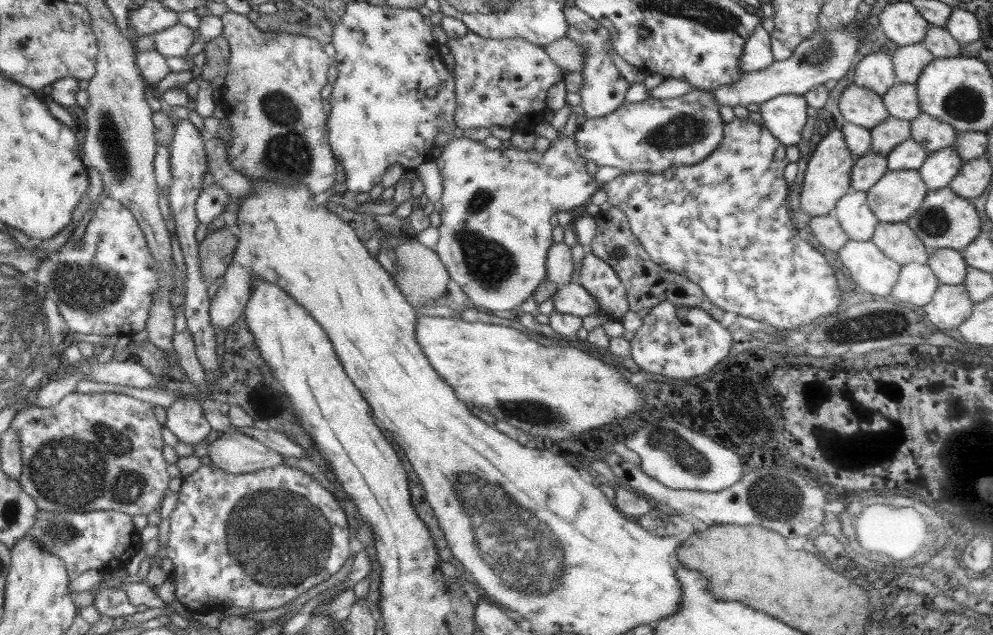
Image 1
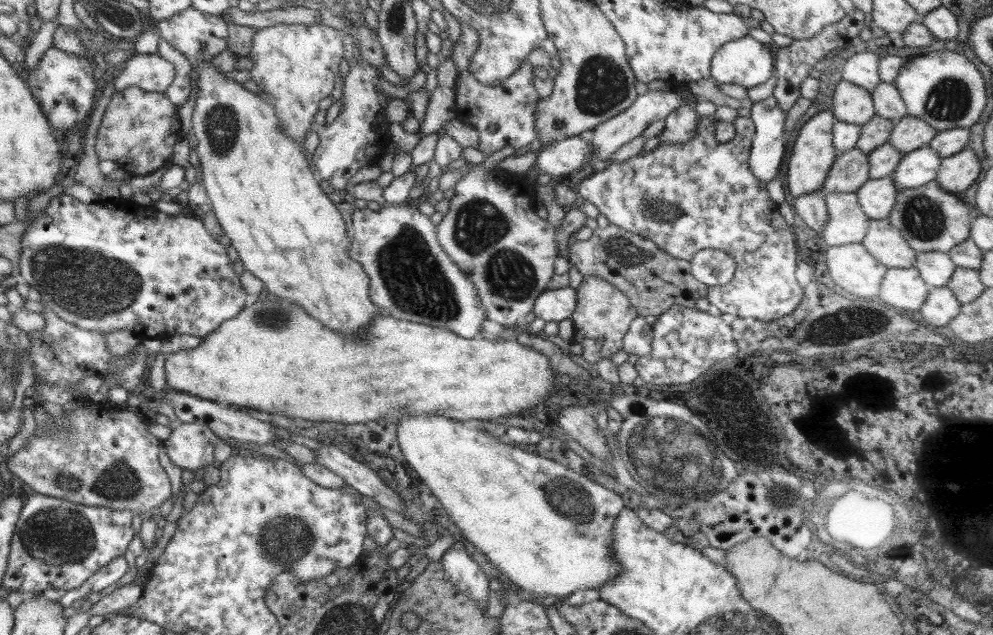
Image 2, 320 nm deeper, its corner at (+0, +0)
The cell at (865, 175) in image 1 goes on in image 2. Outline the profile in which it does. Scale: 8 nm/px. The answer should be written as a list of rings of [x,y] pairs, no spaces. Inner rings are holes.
[[[856,147],[838,153],[828,172],[828,180],[824,182],[824,189],[829,192],[856,193],[868,180],[870,180],[869,158]]]

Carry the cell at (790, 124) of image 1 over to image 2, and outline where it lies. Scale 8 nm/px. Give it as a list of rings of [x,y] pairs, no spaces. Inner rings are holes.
[[[773,96],[754,103],[751,107],[750,118],[755,126],[755,135],[749,156],[750,171],[756,179],[766,184],[779,175],[786,154],[786,114]]]

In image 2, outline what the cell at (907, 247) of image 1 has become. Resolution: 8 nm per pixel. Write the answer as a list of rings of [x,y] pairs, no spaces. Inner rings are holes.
[[[887,218],[869,220],[868,232],[862,244],[888,269],[915,266],[917,251],[910,248],[908,242]]]

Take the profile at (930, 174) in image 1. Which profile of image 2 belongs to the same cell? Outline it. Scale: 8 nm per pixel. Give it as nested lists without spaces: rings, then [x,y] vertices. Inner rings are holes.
[[[929,146],[903,153],[892,176],[898,189],[919,188],[936,180],[942,157]]]

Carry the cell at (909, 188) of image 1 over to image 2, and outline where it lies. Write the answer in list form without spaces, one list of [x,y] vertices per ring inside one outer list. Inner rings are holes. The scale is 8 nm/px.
[[[890,176],[868,180],[855,194],[862,212],[870,219],[880,220],[890,214],[898,192],[899,189]]]

